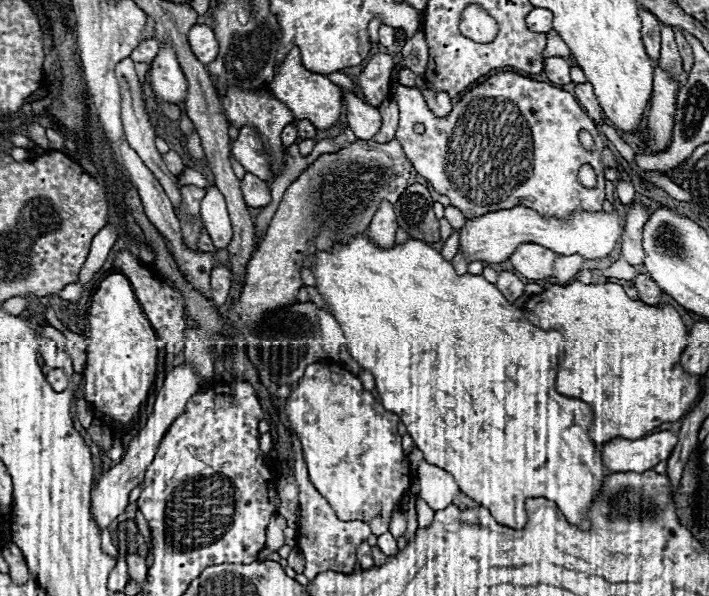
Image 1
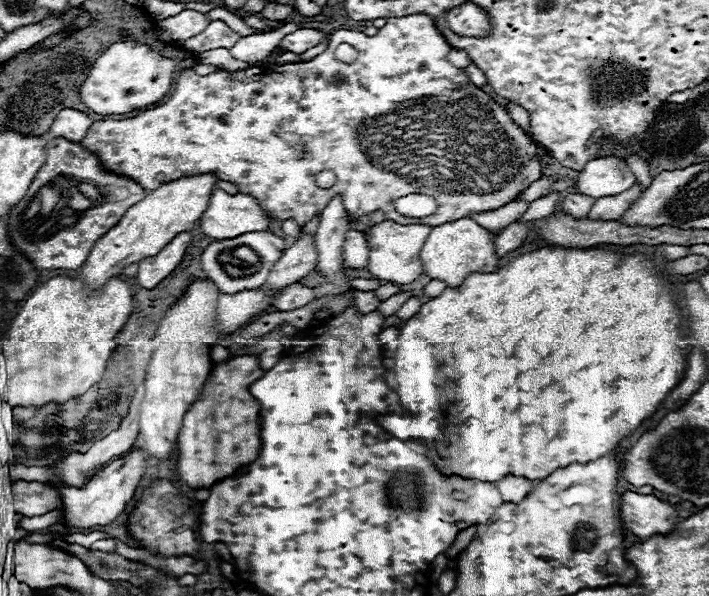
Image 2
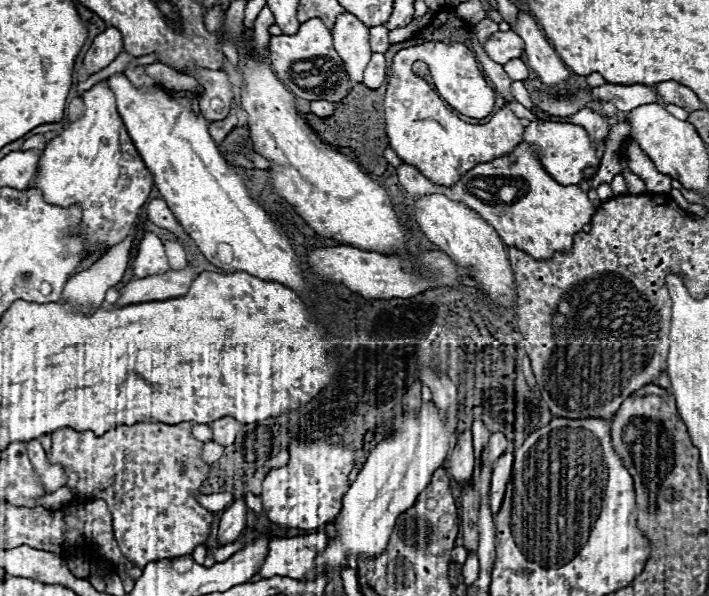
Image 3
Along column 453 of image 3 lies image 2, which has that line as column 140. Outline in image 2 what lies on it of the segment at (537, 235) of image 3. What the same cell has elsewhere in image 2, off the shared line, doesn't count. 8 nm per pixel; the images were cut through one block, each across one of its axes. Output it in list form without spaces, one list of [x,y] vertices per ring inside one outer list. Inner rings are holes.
[[[54,138],[48,140],[44,150],[46,150],[46,162],[42,170],[38,170],[34,182],[30,182],[30,190],[24,194],[24,198],[8,212],[8,232],[10,232],[8,238],[12,240],[16,250],[26,254],[26,258],[40,272],[78,270],[86,262],[94,242],[100,236],[104,236],[112,226],[116,226],[118,220],[124,216],[124,212],[146,196],[146,190],[130,178],[104,172],[98,166],[98,158],[88,150],[84,150],[78,142]]]

